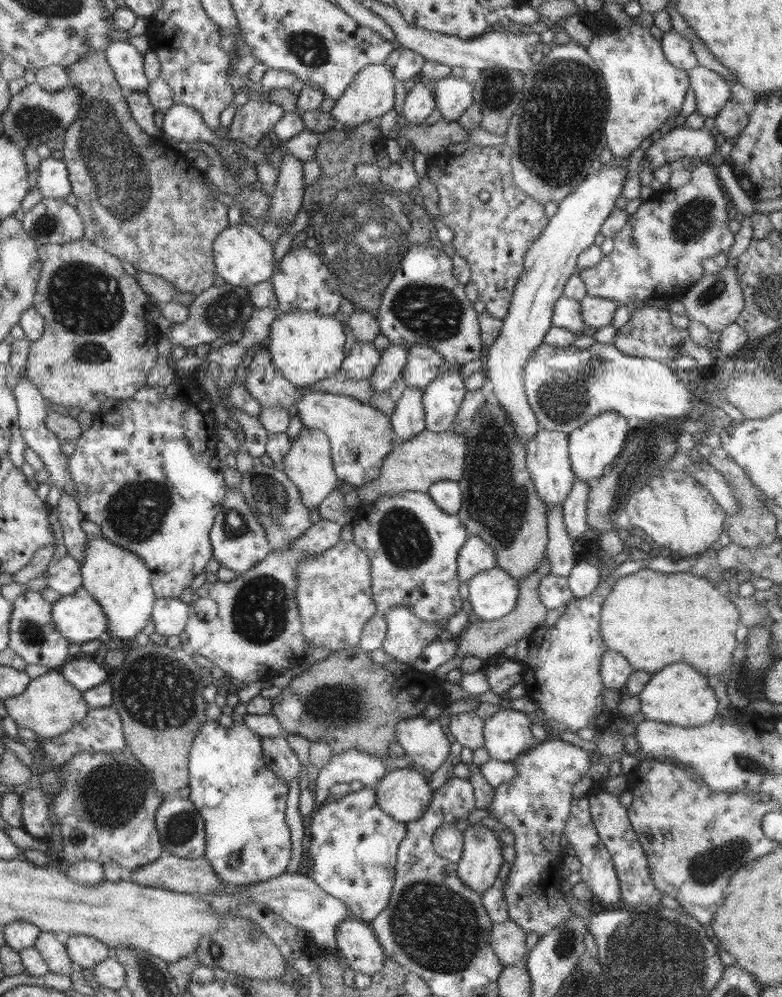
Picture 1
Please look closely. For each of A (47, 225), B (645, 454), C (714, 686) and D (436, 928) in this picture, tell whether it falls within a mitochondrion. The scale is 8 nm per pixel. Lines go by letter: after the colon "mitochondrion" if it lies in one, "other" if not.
A: mitochondrion
B: mitochondrion
C: other
D: mitochondrion

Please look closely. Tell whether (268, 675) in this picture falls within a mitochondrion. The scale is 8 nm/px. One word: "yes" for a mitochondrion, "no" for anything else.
no

